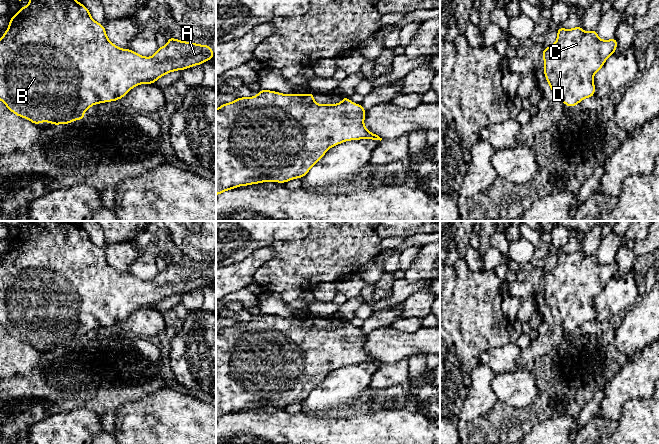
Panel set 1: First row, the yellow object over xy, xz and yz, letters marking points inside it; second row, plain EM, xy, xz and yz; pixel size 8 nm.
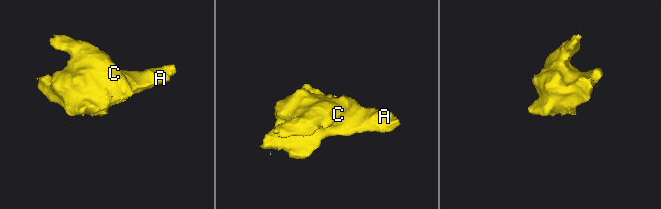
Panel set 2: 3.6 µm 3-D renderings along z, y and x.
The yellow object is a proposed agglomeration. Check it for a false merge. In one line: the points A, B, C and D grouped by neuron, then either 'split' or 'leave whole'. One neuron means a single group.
A B C D; leave whole

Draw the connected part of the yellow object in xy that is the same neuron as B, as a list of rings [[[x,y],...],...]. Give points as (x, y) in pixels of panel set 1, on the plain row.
[[[29,221],[30,226],[26,231],[20,231],[19,236],[17,238],[15,238],[8,246],[9,246],[9,251],[7,252],[7,254],[5,255],[4,259],[0,262],[0,325],[2,325],[6,331],[15,339],[25,342],[27,344],[30,344],[33,348],[38,349],[41,346],[49,346],[52,349],[60,349],[60,348],[71,348],[73,344],[85,344],[84,343],[84,336],[87,333],[90,333],[91,330],[93,330],[94,328],[100,328],[100,327],[105,327],[105,326],[112,326],[112,325],[116,325],[119,324],[121,322],[123,322],[124,320],[126,320],[126,318],[133,313],[134,311],[136,311],[137,309],[140,308],[153,308],[155,307],[156,304],[160,303],[163,299],[168,298],[170,296],[173,295],[178,295],[178,294],[185,294],[188,293],[192,290],[195,289],[202,289],[204,286],[206,286],[207,284],[213,283],[214,282],[214,275],[212,274],[212,272],[207,268],[207,269],[200,269],[197,267],[190,267],[190,266],[186,266],[186,265],[179,265],[178,263],[175,263],[173,261],[169,261],[168,262],[168,266],[165,270],[163,271],[158,271],[158,273],[156,274],[155,278],[152,281],[144,281],[130,273],[121,273],[119,271],[117,271],[116,269],[114,269],[107,261],[106,259],[106,255],[105,255],[105,251],[104,249],[96,246],[91,240],[90,240],[90,235],[88,234],[88,232],[86,230],[84,230],[83,228],[81,228],[80,226],[78,226],[76,223],[74,223],[73,221]]]

